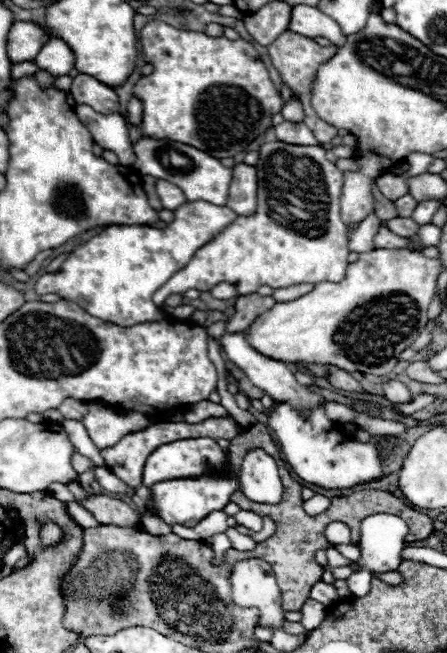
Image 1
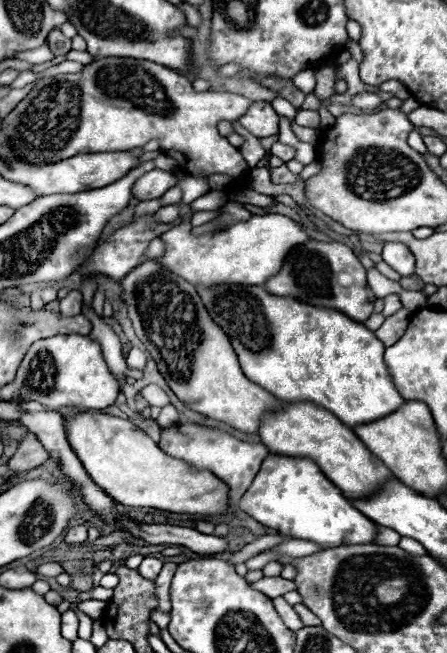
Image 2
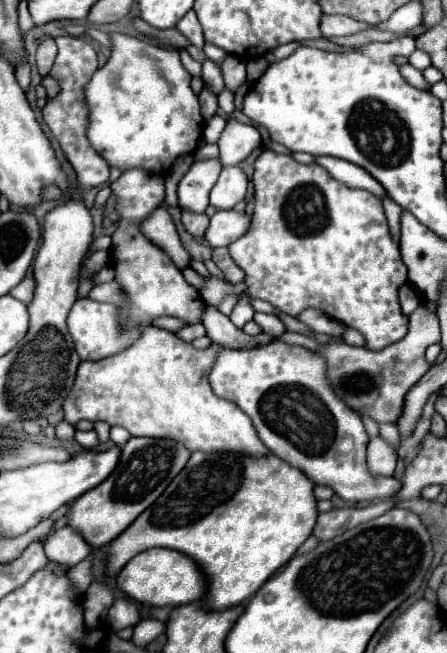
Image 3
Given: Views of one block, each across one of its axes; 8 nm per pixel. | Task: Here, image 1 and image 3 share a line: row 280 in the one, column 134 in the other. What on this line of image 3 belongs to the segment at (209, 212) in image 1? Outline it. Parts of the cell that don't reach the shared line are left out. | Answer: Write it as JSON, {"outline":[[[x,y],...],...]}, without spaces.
{"outline":[[[110,32],[108,36],[112,42],[112,54],[106,66],[98,68],[86,84],[86,102],[90,110],[96,110],[90,116],[88,140],[110,166],[118,166],[120,170],[144,168],[154,174],[168,172],[174,160],[194,152],[202,138],[204,119],[198,96],[190,88],[190,74],[182,66],[176,50],[164,50],[128,34]]]}

